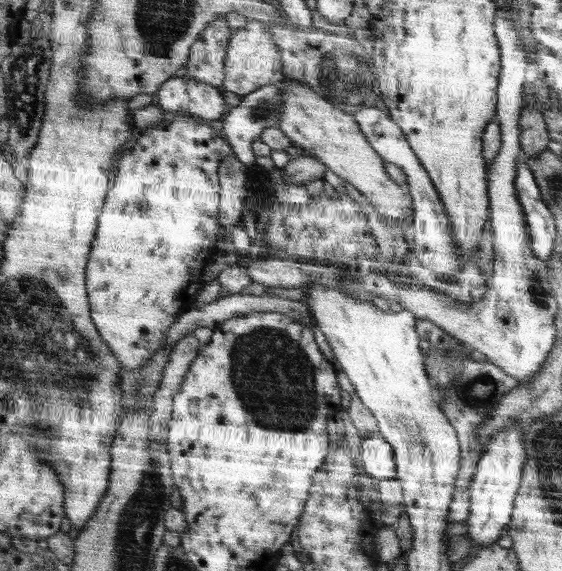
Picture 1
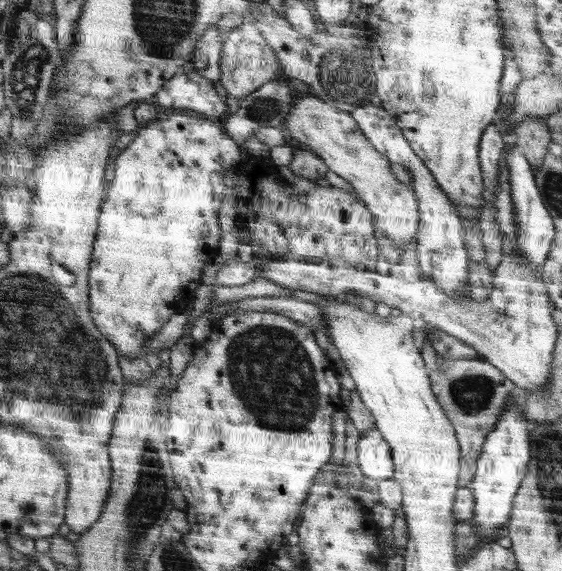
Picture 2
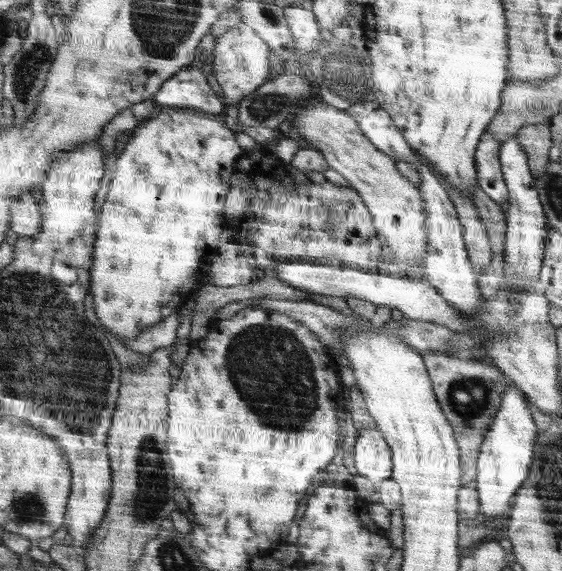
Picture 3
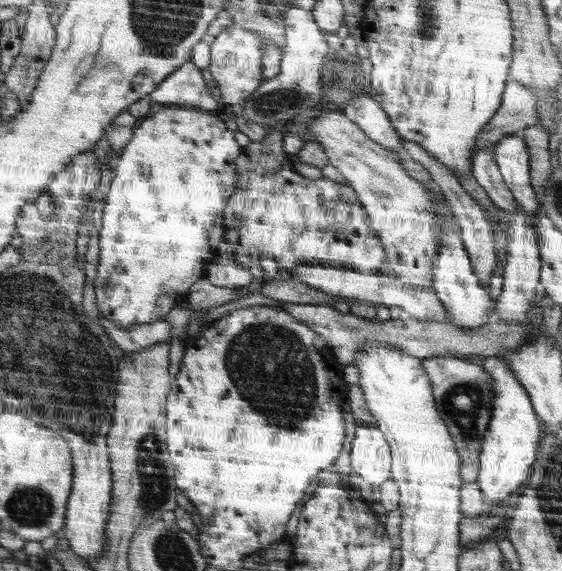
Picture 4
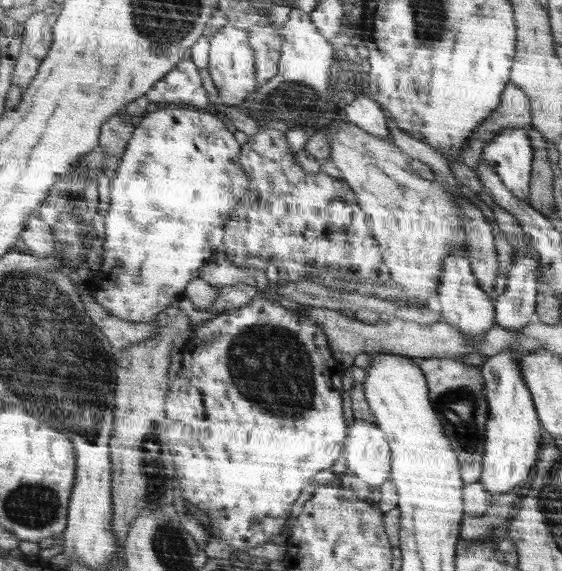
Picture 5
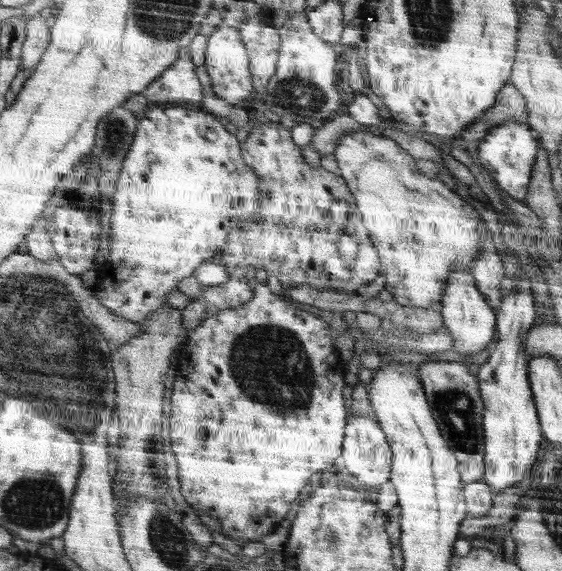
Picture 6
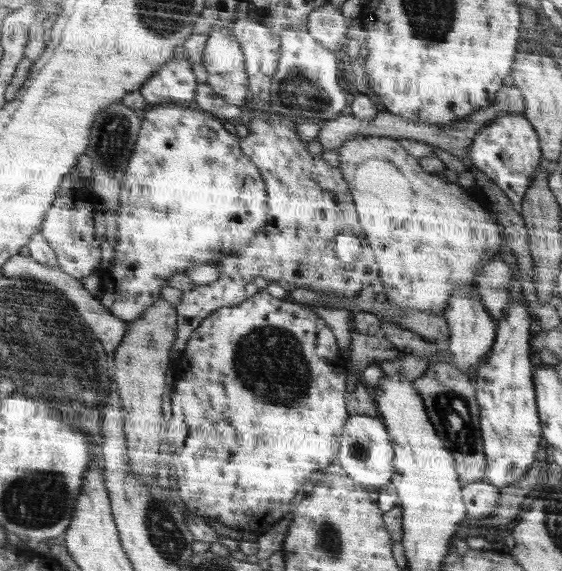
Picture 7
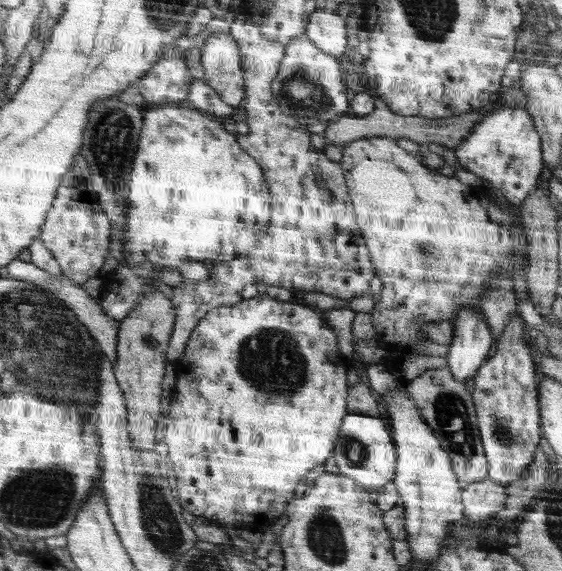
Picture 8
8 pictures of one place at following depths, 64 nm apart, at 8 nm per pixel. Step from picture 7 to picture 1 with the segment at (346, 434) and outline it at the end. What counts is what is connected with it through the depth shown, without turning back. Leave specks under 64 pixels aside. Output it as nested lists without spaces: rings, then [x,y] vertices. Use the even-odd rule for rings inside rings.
[[[380,433],[370,434],[362,439],[358,460],[362,460],[364,472],[372,478],[396,478],[397,465],[393,447]]]

